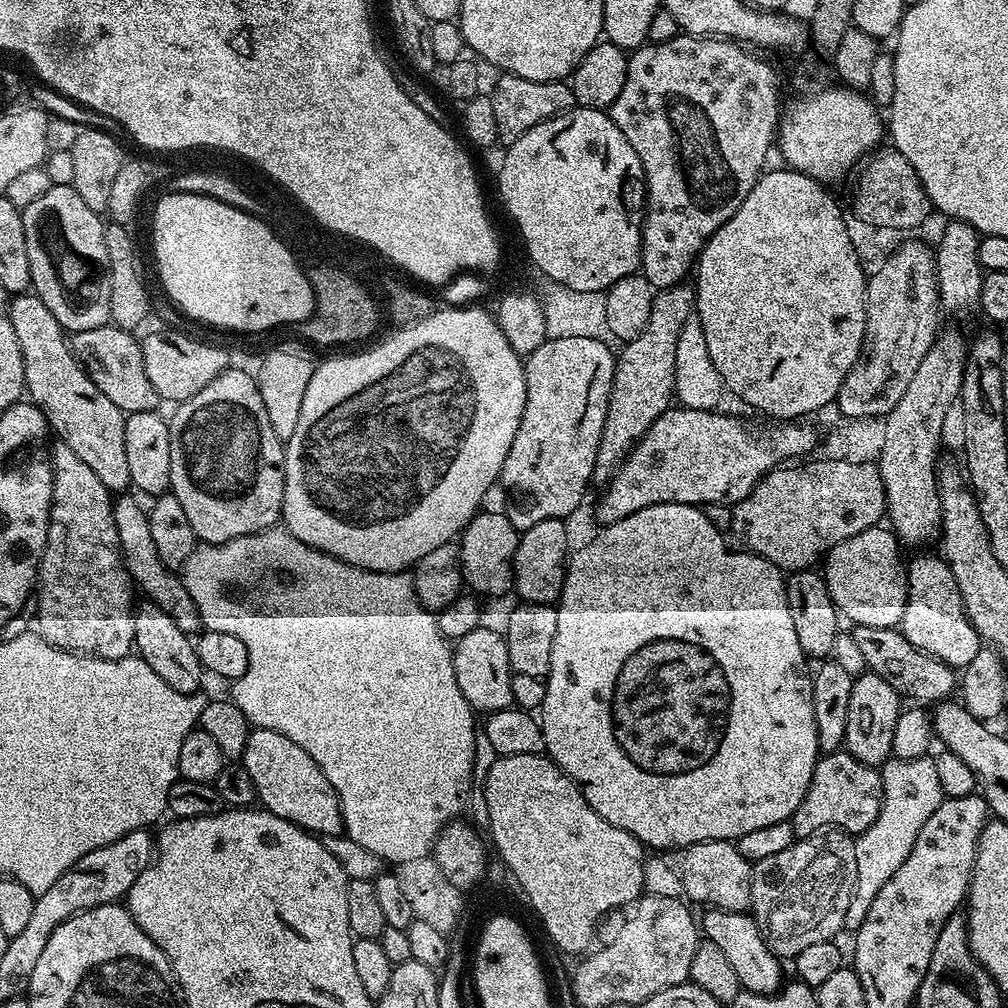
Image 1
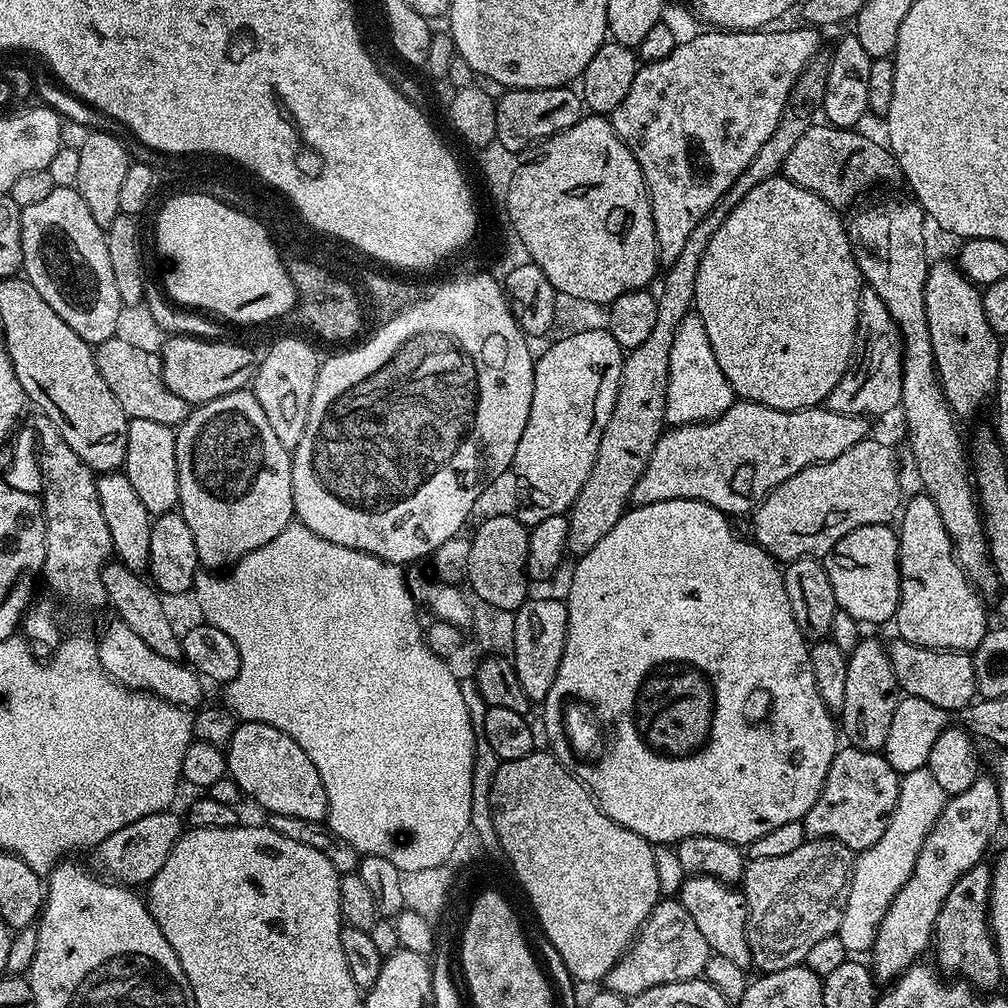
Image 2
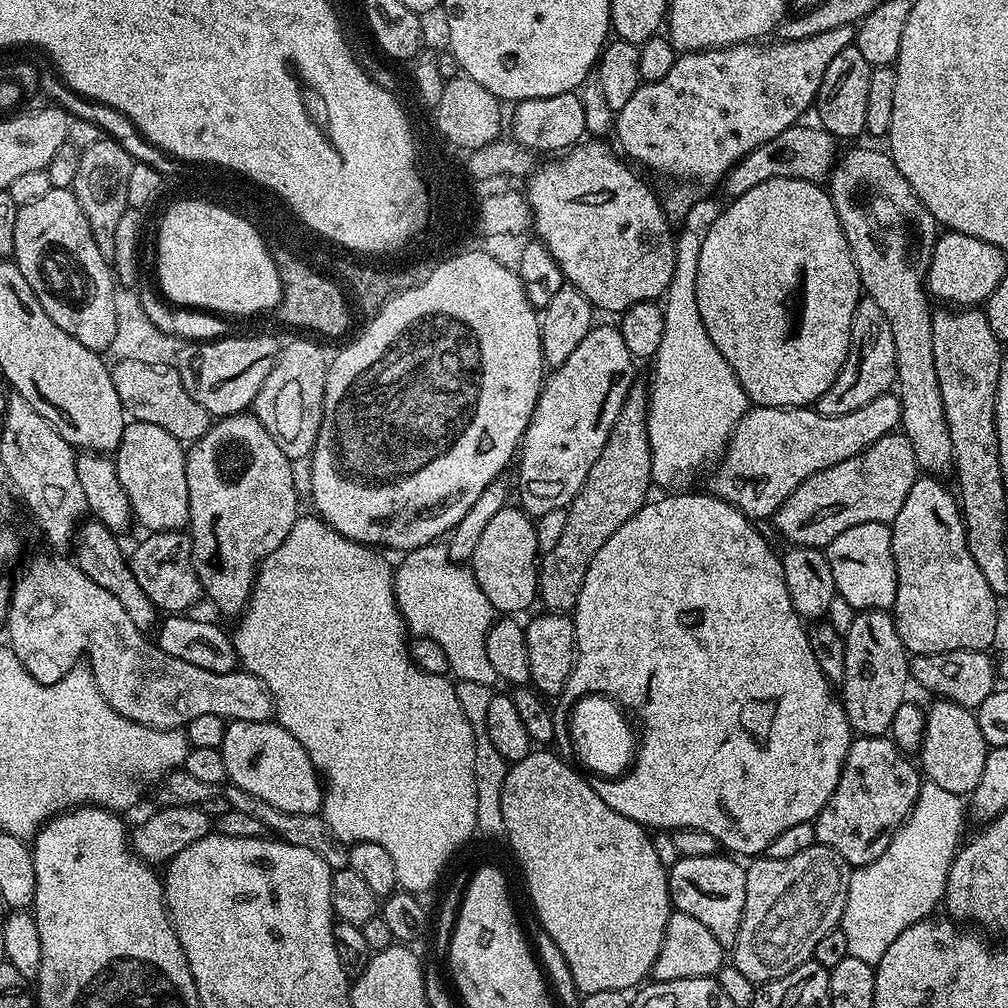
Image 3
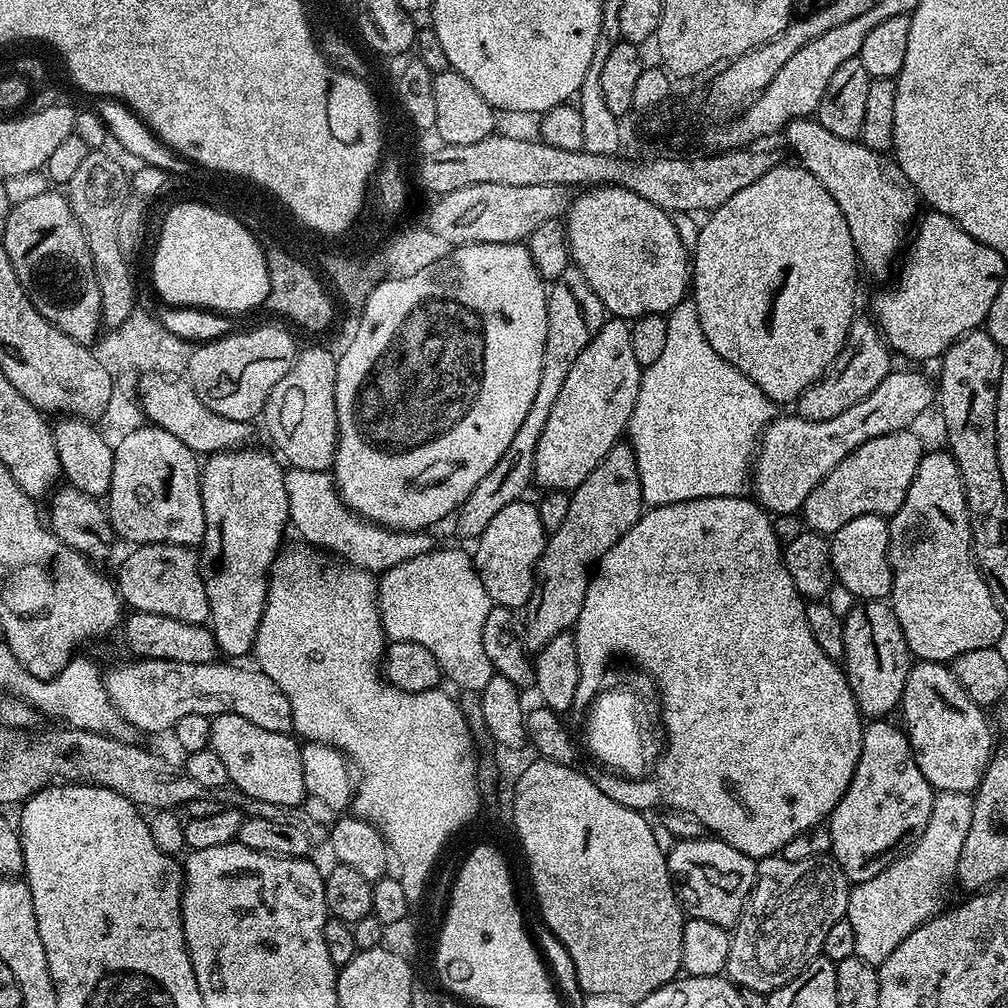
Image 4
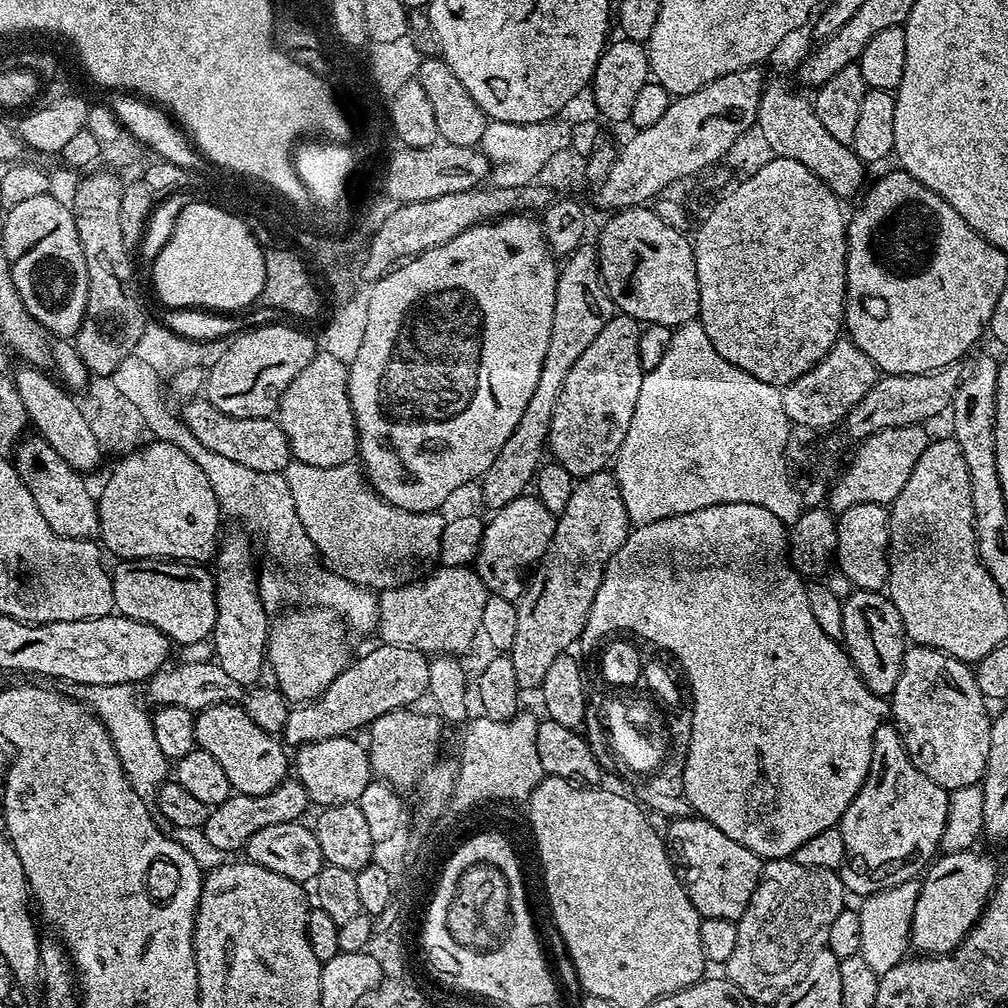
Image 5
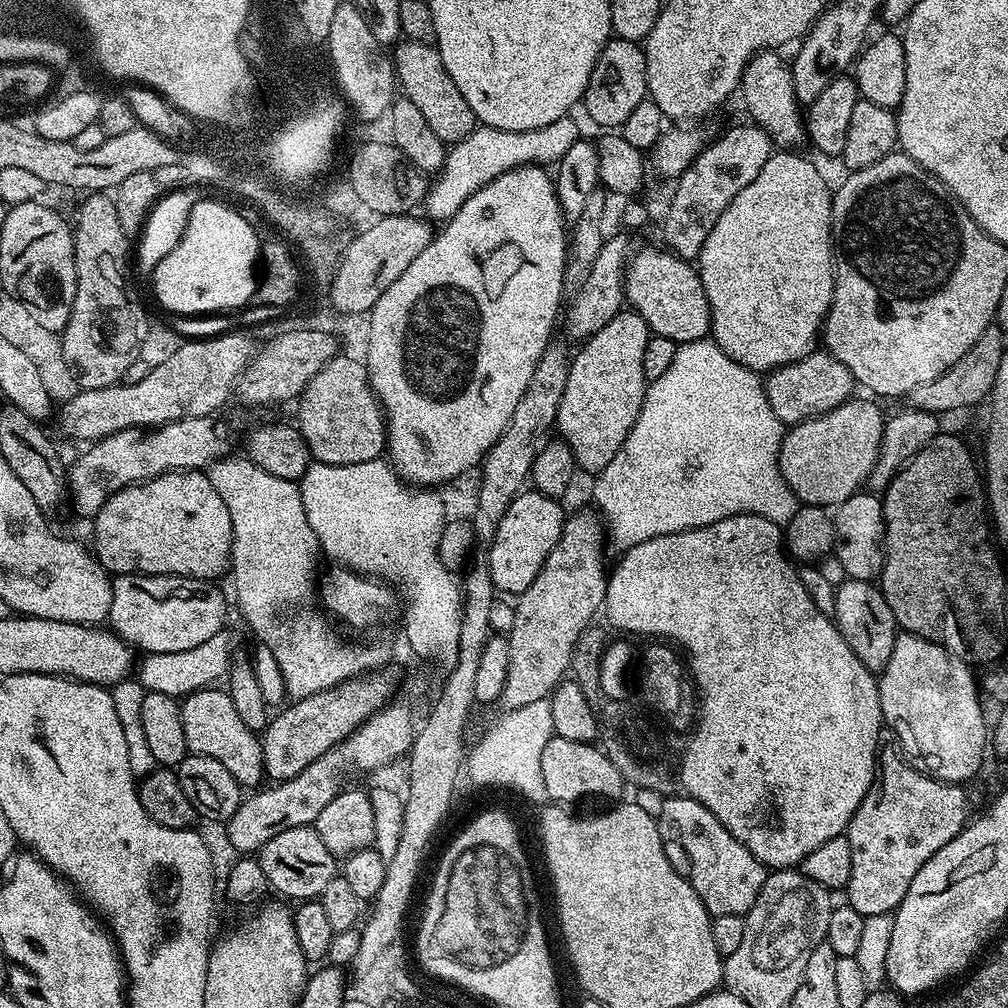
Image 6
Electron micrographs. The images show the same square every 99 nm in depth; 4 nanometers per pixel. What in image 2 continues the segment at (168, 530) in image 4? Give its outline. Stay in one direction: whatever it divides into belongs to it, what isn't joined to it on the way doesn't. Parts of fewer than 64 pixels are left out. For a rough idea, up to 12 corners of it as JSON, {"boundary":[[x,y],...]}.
{"boundary":[[129,419],[122,471],[153,517],[180,503],[173,425]]}

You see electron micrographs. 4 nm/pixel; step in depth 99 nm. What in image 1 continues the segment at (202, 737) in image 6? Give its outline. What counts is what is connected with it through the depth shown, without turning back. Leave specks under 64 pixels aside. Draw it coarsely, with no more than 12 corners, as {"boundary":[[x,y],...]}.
{"boundary":[[252,728],[257,801],[320,838],[344,832],[334,786],[302,746]]}

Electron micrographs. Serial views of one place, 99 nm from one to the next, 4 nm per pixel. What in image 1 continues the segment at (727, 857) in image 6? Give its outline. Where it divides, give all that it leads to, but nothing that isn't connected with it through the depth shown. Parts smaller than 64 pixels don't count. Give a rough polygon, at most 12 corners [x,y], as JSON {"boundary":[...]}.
{"boundary":[[708,908],[703,939],[726,954],[741,989],[770,996],[786,980],[748,912]]}

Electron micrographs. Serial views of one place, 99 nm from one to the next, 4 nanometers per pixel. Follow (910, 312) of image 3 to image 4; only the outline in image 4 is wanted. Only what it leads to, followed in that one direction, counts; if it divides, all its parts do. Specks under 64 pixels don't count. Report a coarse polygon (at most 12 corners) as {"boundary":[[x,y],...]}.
{"boundary":[[814,118],[782,129],[886,275],[918,216],[899,164]]}

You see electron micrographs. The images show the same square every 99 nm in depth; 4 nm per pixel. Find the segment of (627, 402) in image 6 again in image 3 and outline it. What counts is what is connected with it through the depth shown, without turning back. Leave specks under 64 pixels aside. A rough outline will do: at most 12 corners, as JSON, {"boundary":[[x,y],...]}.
{"boundary":[[597,323],[547,373],[518,449],[535,518],[582,490],[634,383]]}

